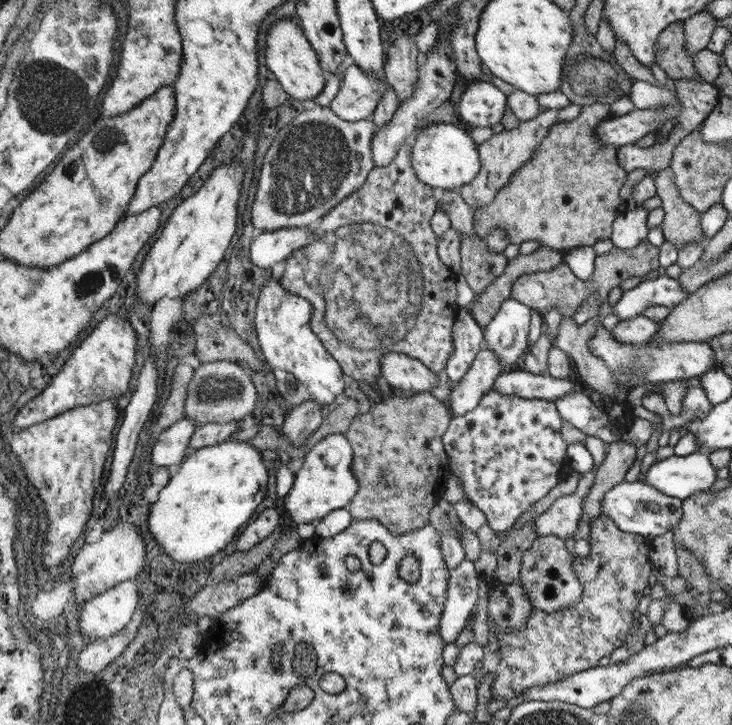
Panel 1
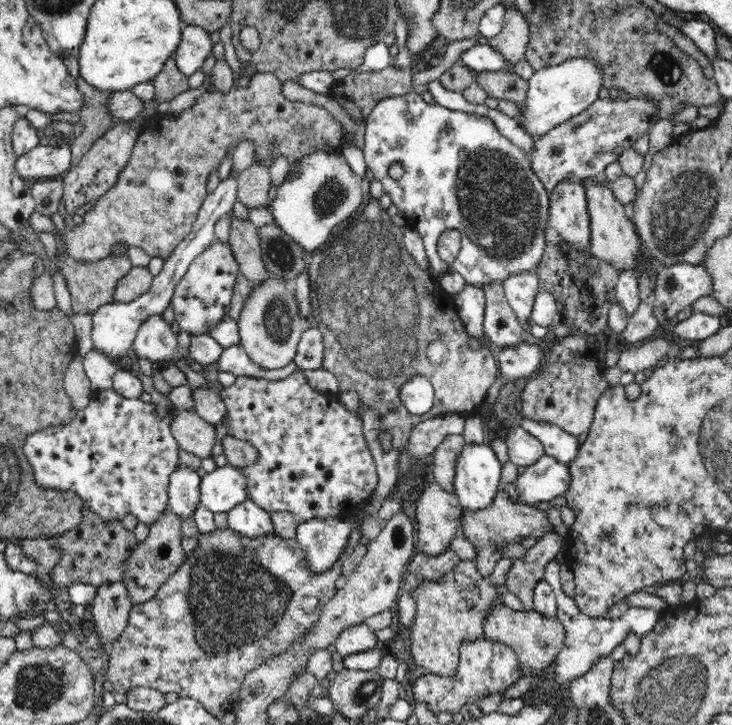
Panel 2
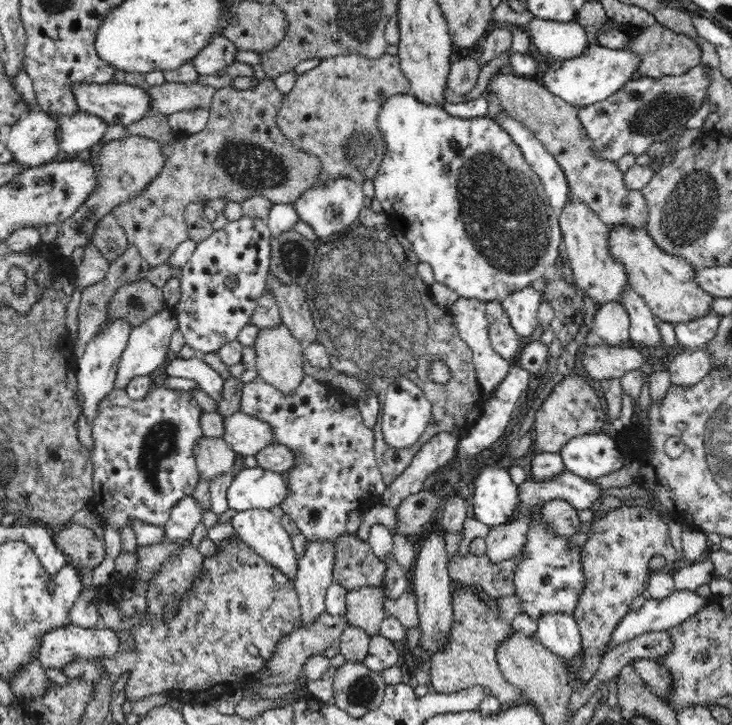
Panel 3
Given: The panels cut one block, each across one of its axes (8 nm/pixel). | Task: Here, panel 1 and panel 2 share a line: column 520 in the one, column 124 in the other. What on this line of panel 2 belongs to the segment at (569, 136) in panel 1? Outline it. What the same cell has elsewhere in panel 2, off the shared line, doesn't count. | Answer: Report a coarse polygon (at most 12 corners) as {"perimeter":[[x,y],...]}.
{"perimeter":[[274,74],[206,90],[140,134],[128,166],[64,236],[170,258],[242,140],[266,168],[342,142]]}

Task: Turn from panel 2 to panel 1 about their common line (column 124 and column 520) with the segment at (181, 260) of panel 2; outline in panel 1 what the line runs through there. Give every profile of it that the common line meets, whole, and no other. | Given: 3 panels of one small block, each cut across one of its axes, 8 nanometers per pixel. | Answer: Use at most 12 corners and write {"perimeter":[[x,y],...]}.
{"perimeter":[[509,298],[483,328],[501,374],[529,346],[529,306]]}

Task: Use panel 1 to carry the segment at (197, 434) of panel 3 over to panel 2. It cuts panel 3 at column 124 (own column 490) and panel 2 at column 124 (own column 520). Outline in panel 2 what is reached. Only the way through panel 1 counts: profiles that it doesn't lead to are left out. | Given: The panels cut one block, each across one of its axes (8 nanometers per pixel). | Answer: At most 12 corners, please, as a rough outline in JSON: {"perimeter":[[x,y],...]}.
{"perimeter":[[98,390],[26,440],[40,488],[104,522],[168,510],[180,446],[152,402]]}

